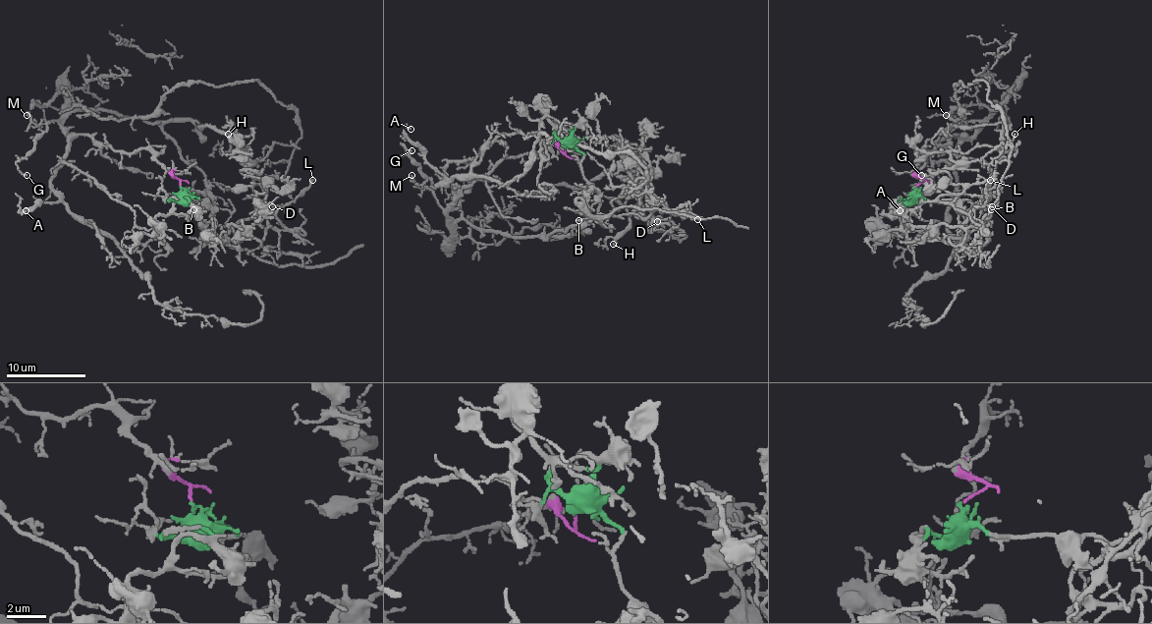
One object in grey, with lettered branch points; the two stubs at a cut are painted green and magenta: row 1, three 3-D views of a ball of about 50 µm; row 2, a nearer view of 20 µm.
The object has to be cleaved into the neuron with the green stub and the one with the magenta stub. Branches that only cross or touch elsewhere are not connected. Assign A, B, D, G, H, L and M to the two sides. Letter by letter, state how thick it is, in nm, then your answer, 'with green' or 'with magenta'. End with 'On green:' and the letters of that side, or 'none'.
A: 120 nm thick; with magenta
B: 160 nm thick; with green
D: 170 nm thick; with green
G: 100 nm thick; with magenta
H: 130 nm thick; with green
L: 140 nm thick; with green
M: 150 nm thick; with magenta
On green: B, D, H, L

